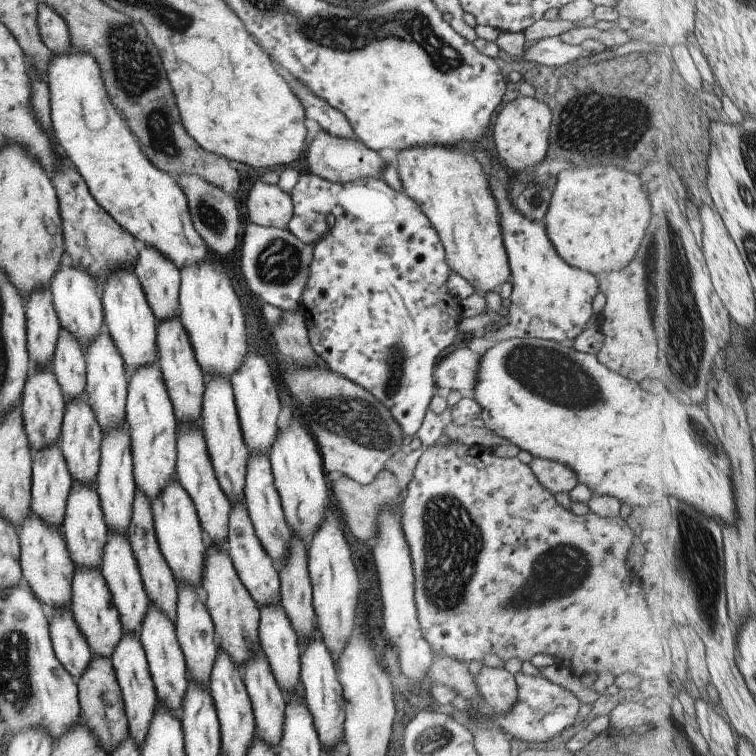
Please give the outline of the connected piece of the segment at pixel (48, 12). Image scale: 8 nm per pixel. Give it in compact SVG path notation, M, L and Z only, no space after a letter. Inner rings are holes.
M44 2L38 3L37 22L42 42L54 54L64 54L73 49L66 22Z

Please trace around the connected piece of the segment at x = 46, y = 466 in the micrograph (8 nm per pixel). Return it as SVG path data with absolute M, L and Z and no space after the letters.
M59 444L46 446L32 455L33 465L31 474L31 511L42 522L48 522L50 526L62 526L64 514L66 514L66 504L68 504L68 494L72 488L72 477L66 459L62 456L62 449Z

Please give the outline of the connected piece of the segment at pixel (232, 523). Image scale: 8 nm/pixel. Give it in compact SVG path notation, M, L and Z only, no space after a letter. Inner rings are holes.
M238 502L238 504L232 504L230 509L230 518L228 518L228 528L230 528L230 534L228 534L227 551L232 560L232 566L242 582L242 586L246 587L246 590L252 594L252 598L256 601L258 610L260 606L266 606L268 602L270 604L280 604L280 587L281 582L278 576L274 562L272 558L264 552L262 544L258 542L258 536L254 532L254 526L250 522L250 516L248 516L248 509L245 502Z

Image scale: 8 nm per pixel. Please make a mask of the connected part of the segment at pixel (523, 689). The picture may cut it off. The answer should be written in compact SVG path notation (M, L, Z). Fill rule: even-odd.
M517 672L514 677L517 683L518 702L514 704L512 712L504 718L492 717L507 735L524 740L524 742L548 742L551 738L557 738L570 728L580 712L580 701L574 693L566 688L553 684L543 676L526 676Z

